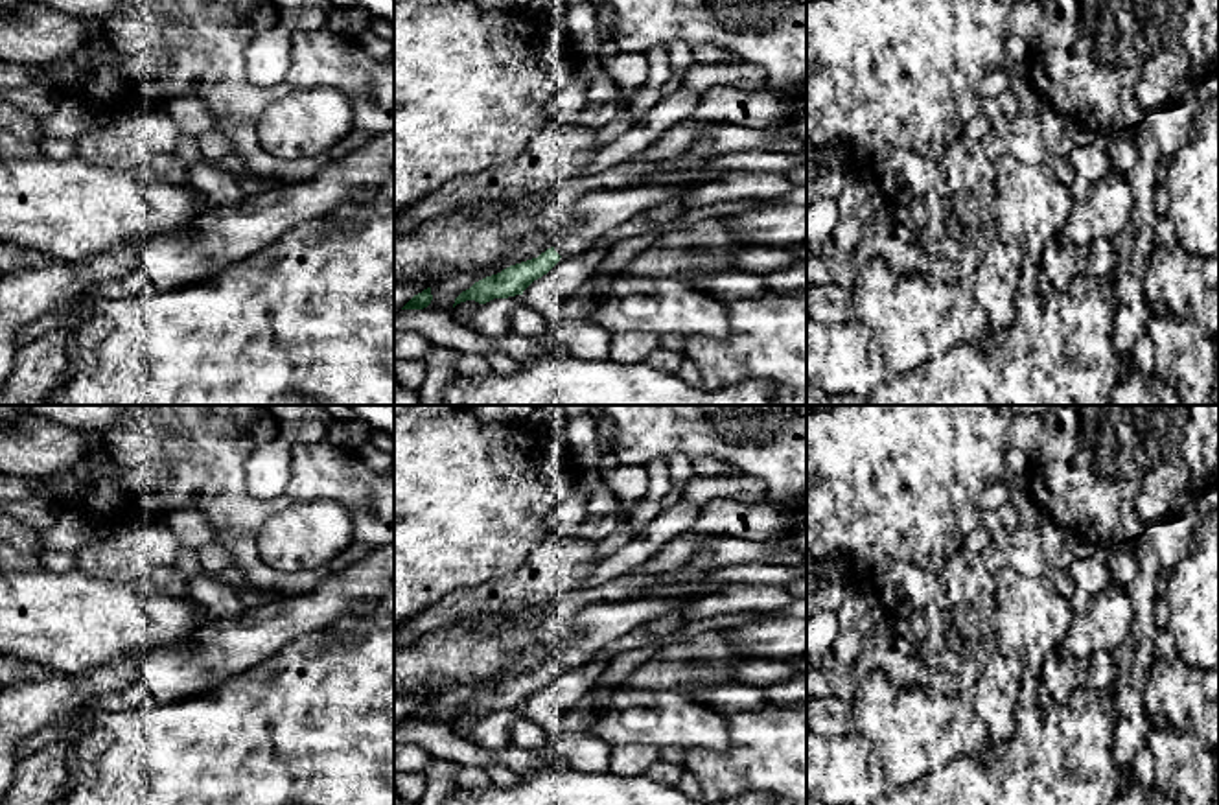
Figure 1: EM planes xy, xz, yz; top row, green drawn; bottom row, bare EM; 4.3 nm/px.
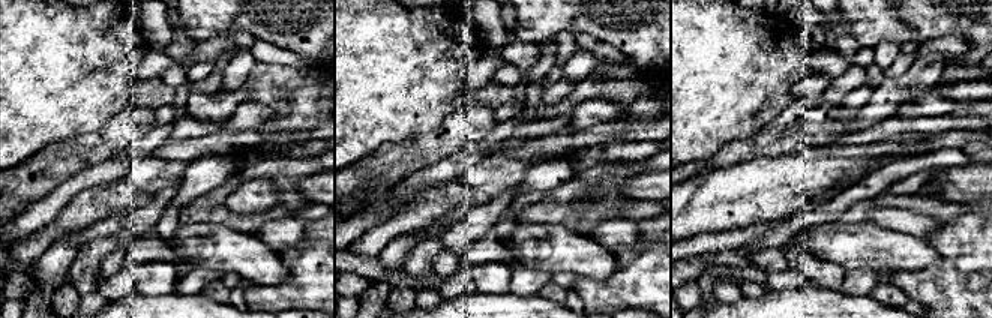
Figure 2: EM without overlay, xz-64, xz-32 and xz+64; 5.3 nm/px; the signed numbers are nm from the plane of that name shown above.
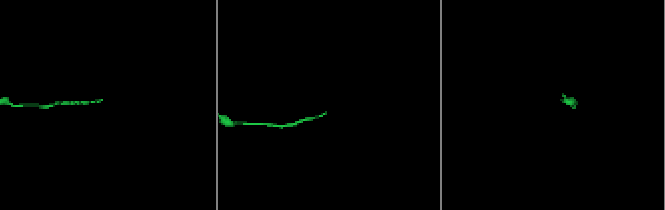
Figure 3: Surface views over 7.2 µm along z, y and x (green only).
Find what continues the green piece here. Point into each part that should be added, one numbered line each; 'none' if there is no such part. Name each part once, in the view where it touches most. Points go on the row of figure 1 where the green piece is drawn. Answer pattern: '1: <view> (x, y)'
1: xz (597, 212)

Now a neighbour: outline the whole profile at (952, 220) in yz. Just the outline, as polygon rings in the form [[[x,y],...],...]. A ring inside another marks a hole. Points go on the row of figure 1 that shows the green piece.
[[[959,136],[937,160],[937,181],[906,206],[889,201],[888,214],[908,227],[915,243],[930,256],[954,262],[969,278],[987,247],[998,239],[993,219],[993,182],[998,175],[980,140]]]

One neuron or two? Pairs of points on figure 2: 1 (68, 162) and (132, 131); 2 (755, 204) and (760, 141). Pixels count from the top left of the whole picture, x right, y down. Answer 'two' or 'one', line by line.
1: one
2: two

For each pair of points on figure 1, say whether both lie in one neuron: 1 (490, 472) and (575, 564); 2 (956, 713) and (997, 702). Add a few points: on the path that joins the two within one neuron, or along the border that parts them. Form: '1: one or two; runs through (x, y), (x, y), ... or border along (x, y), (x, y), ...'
1: two; border along (553, 535), (520, 566)
2: two; border along (965, 695), (971, 710), (993, 739)

